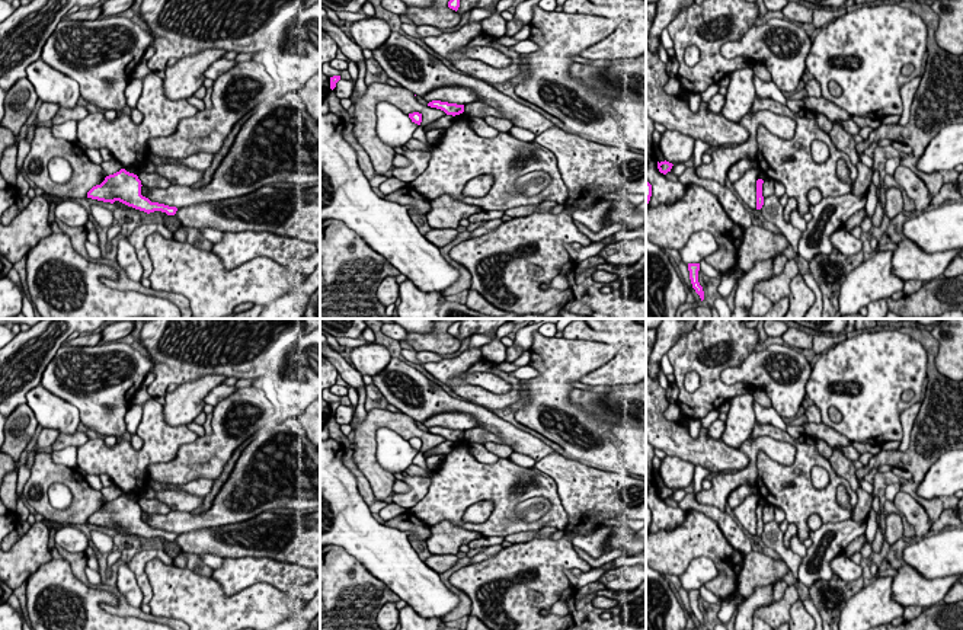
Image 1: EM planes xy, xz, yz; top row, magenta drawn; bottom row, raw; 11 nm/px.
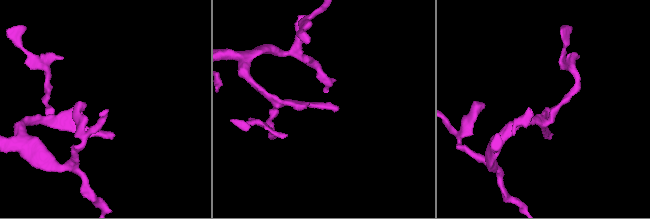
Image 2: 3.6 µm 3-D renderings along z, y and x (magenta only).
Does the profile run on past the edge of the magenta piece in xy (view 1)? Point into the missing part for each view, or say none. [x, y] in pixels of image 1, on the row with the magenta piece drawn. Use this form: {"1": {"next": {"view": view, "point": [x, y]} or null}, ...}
{"1": {"next": null}}

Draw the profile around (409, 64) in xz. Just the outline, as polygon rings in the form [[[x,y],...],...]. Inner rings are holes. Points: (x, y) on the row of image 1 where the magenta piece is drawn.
[[[391,32],[388,39],[372,51],[372,55],[390,79],[416,96],[423,97],[431,90],[444,86],[463,86],[474,90],[477,102],[498,109],[515,127],[525,128],[535,135],[556,127],[538,112],[518,103],[496,87],[449,70],[442,61],[399,32]]]

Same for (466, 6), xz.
[[[460,0],[460,7],[457,13],[463,16],[473,9],[493,9],[499,0]]]

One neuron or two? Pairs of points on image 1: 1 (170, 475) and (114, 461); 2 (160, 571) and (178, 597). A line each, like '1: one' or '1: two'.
1: two
2: one

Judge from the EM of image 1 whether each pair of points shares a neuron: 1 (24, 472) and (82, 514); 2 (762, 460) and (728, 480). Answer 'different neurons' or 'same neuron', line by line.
1: different neurons
2: different neurons

